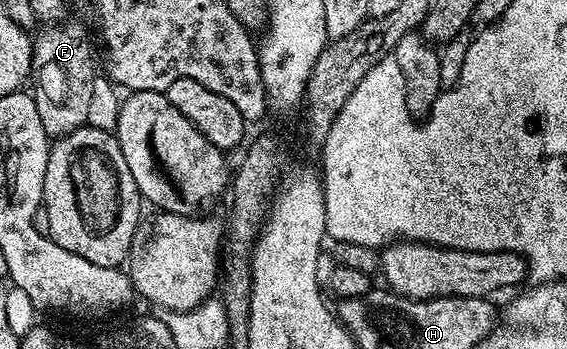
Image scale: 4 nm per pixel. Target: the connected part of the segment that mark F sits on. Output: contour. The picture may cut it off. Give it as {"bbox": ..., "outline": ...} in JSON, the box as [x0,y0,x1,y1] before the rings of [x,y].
{"bbox":[31,19,97,139],"outline":[[[67,19],[42,30],[33,43],[31,91],[45,133],[56,139],[86,124],[97,70],[91,41],[83,24]]]}

